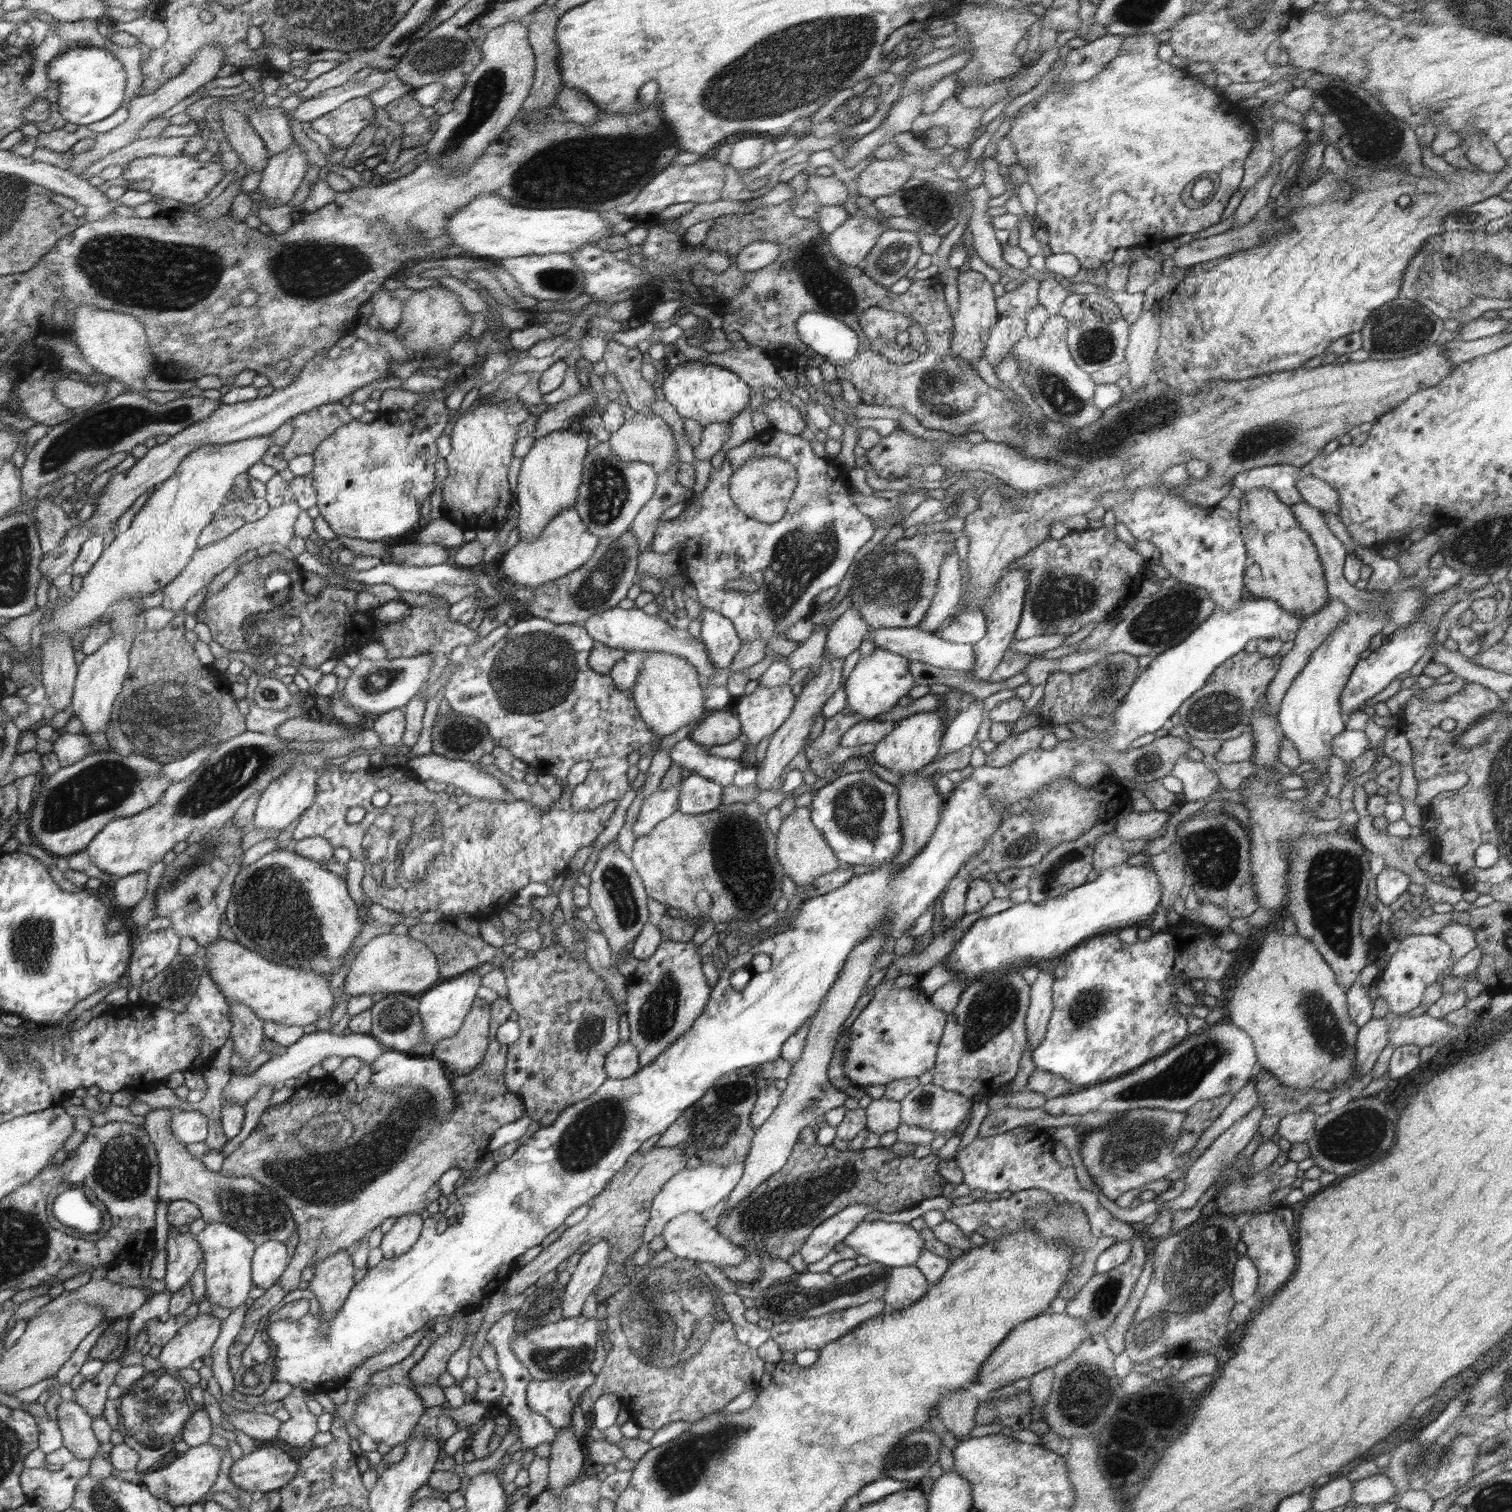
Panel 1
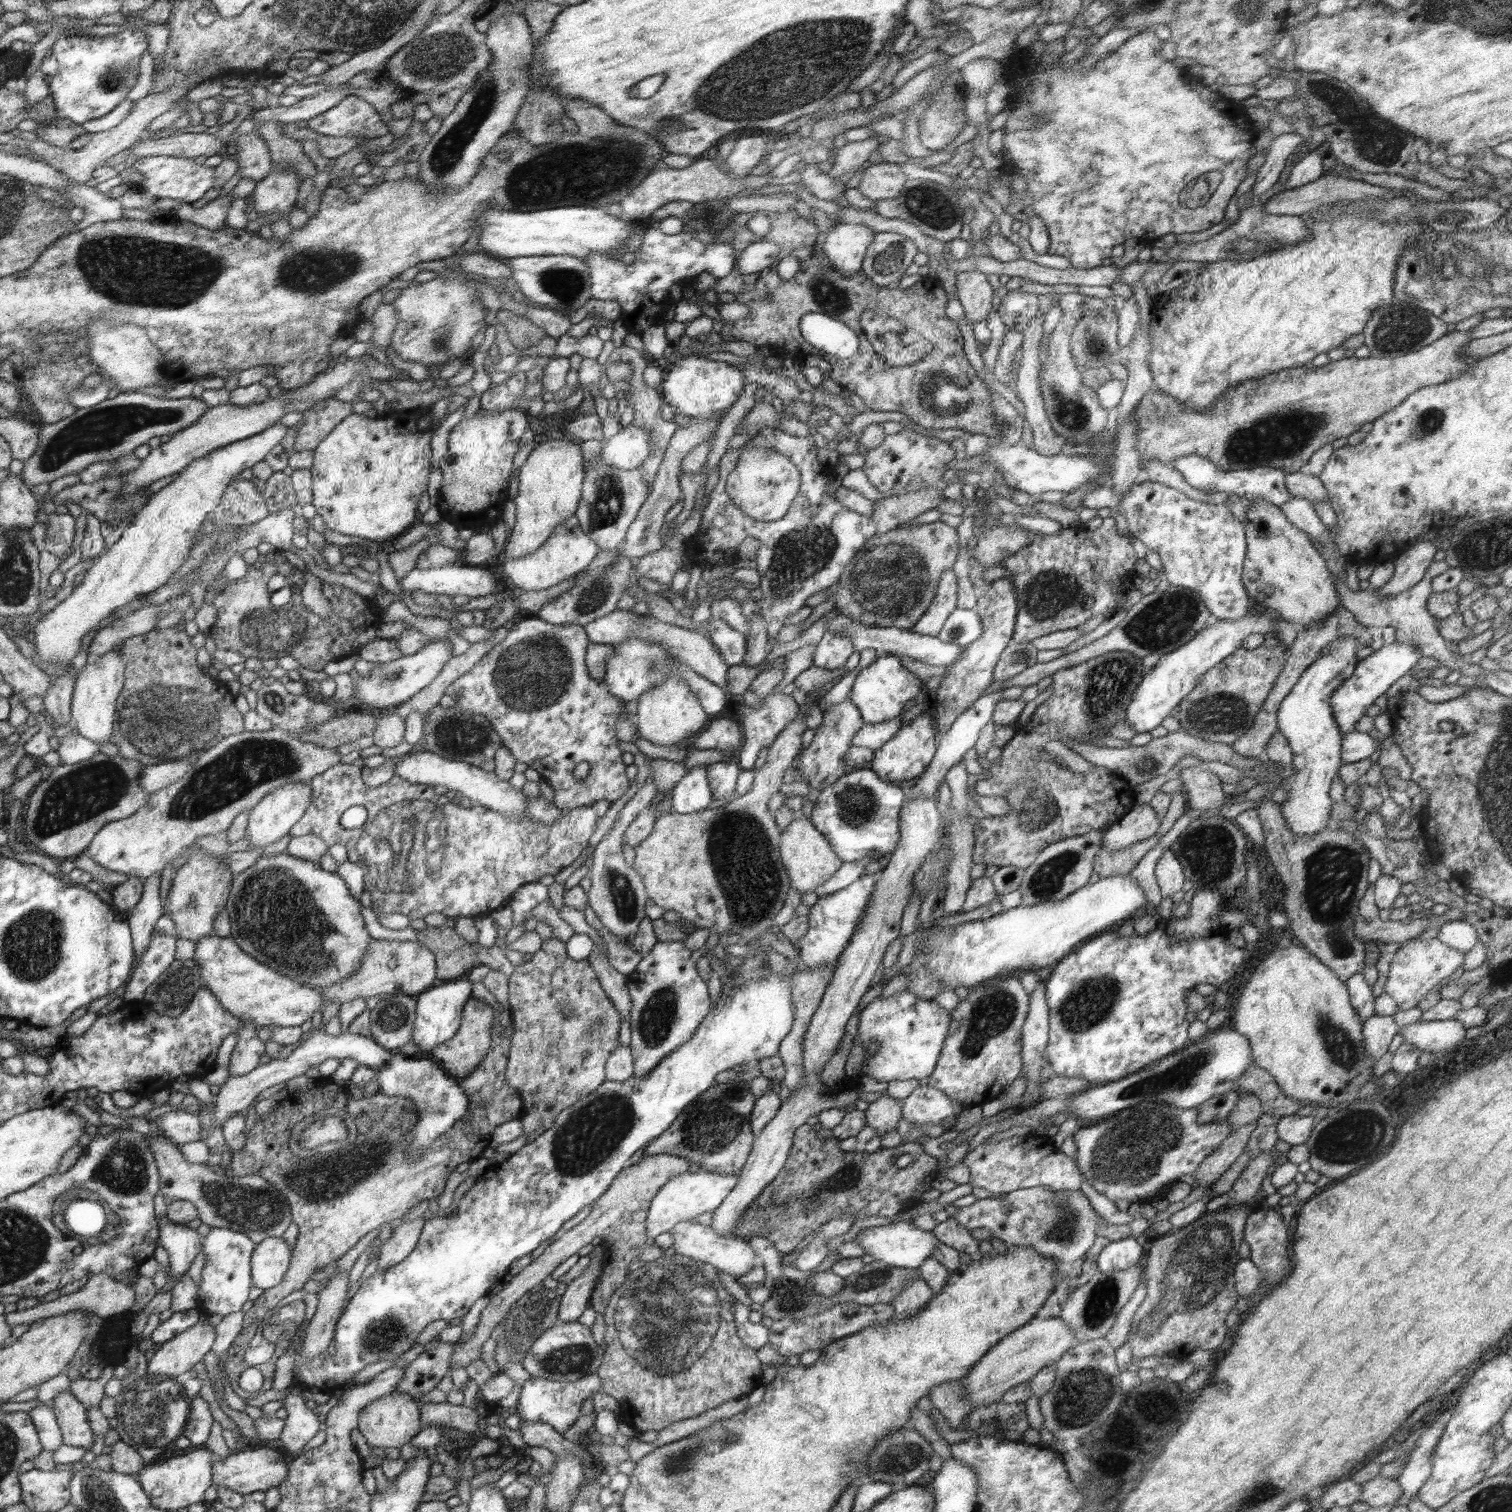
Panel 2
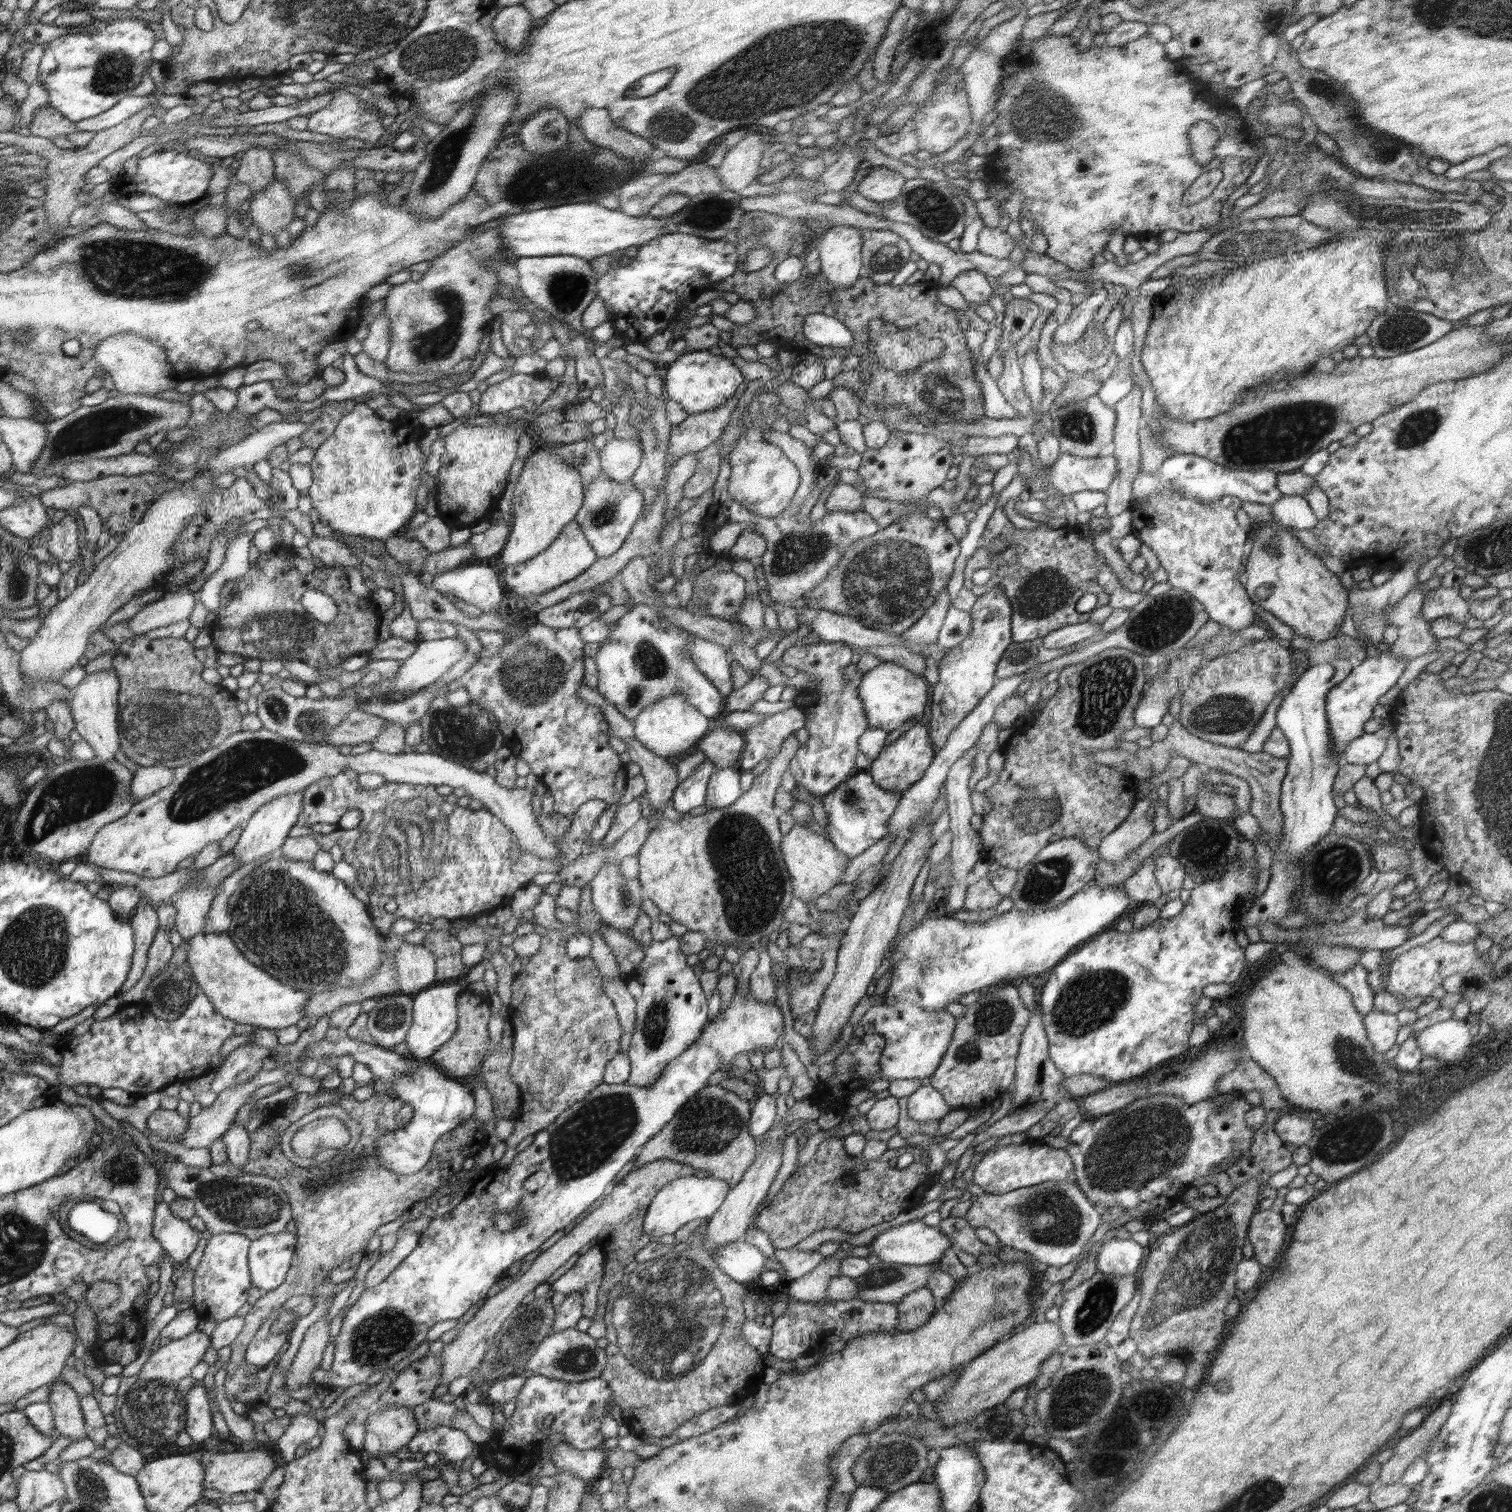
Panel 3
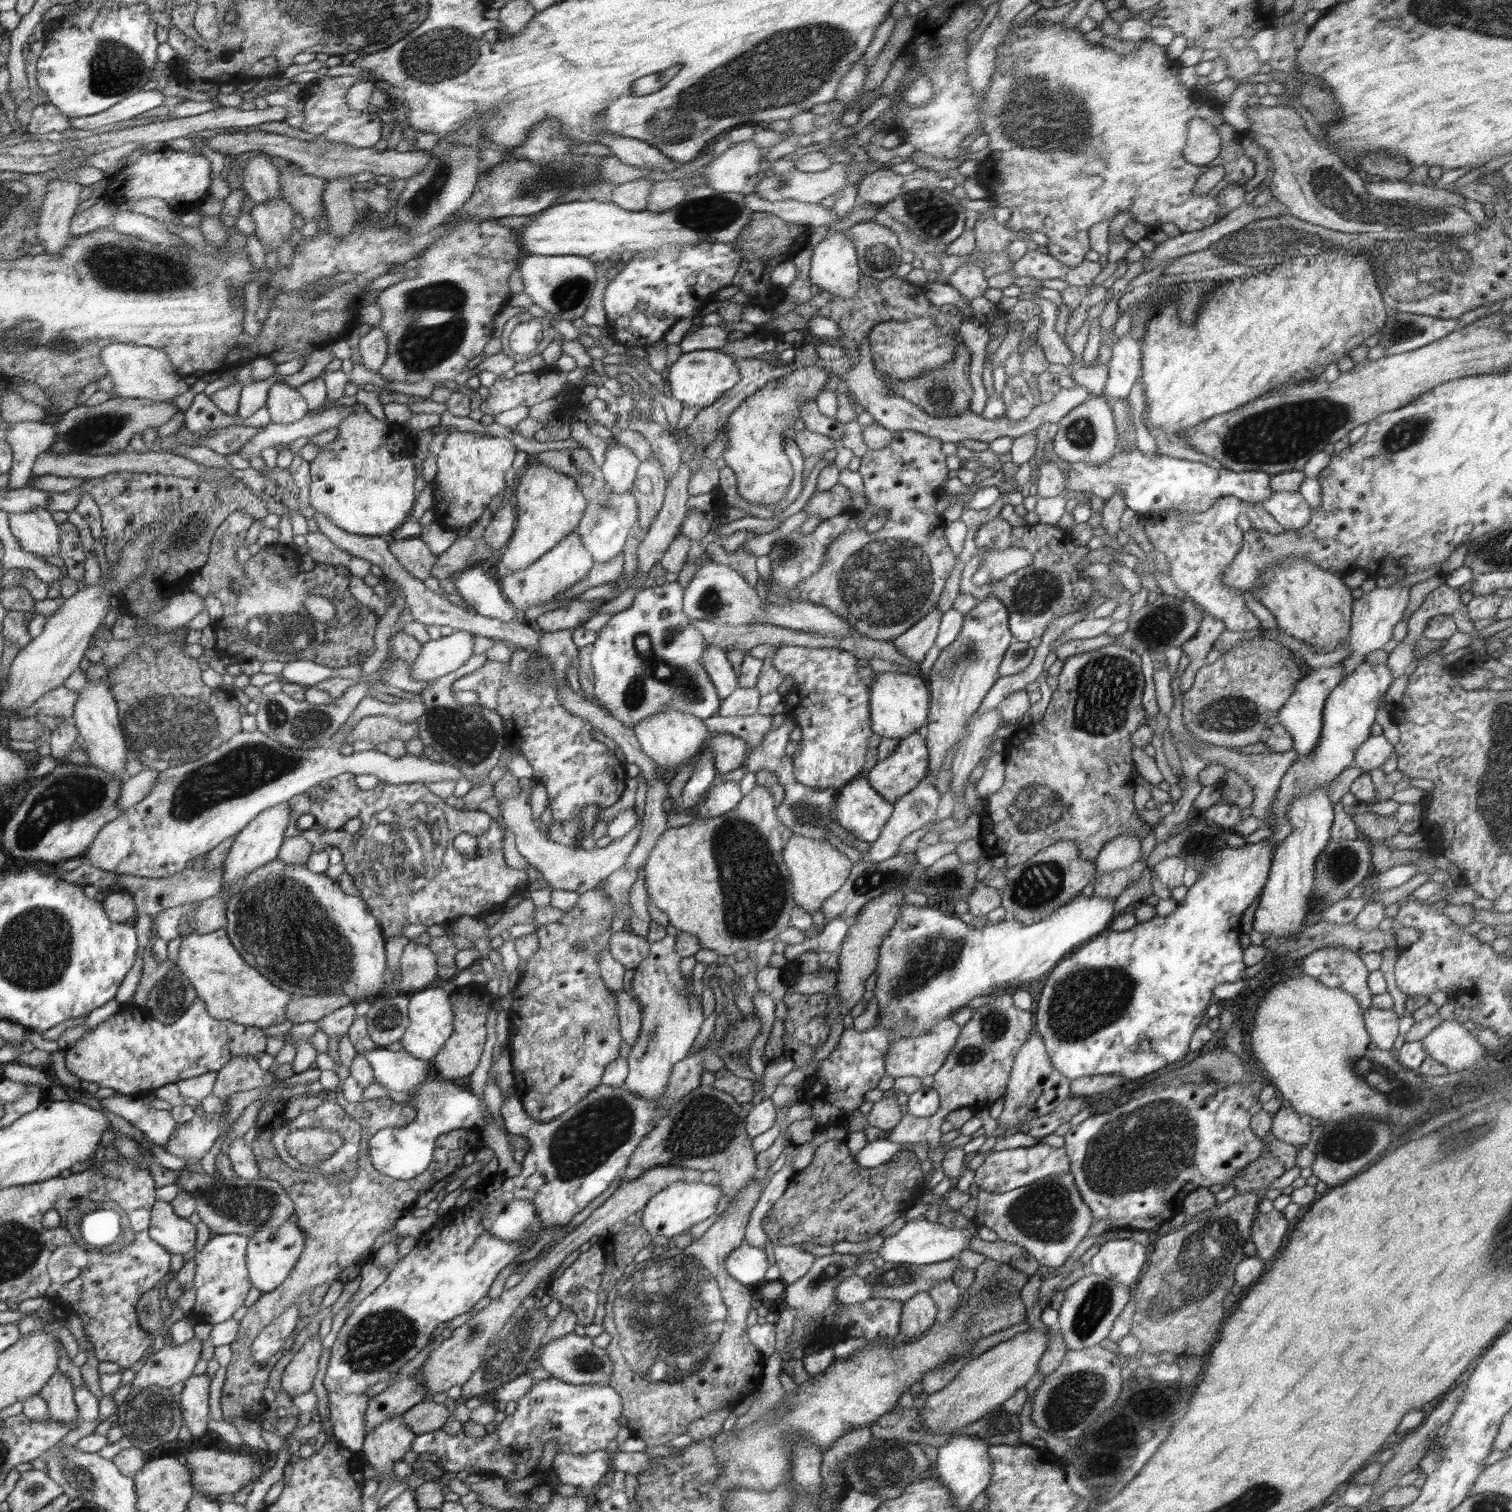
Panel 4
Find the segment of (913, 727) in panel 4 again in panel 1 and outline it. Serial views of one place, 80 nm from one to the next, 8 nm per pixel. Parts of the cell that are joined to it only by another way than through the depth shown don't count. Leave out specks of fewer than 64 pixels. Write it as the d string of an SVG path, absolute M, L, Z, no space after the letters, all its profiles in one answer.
M874 649L868 656L861 656L858 664L844 682L848 705L861 718L872 721L908 700L908 693L915 688L909 671L909 660L886 649Z

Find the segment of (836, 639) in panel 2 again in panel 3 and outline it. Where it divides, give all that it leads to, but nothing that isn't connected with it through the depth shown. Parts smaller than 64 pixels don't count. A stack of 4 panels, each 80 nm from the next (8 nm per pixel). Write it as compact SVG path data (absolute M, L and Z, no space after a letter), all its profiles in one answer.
M820 641L817 644L803 645L797 644L788 648L782 656L782 662L786 666L792 666L798 673L805 672L810 675L810 680L814 683L812 688L798 693L800 704L796 704L805 714L805 728L808 730L809 738L805 745L798 748L797 755L790 762L790 772L796 780L796 784L807 788L810 793L816 796L827 795L835 788L841 786L846 779L850 779L856 768L856 756L858 756L858 739L869 727L866 708L861 696L858 696L857 688L846 684L844 678L844 668L852 664L852 652L847 643L830 643Z

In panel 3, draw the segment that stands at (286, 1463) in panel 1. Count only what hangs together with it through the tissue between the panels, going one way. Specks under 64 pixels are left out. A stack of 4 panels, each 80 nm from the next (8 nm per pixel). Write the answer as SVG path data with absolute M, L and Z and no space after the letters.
M266 1447L253 1449L249 1452L211 1452L206 1451L201 1454L202 1468L205 1469L204 1488L212 1488L230 1496L244 1492L249 1496L256 1492L257 1488L273 1474L276 1468L274 1460Z

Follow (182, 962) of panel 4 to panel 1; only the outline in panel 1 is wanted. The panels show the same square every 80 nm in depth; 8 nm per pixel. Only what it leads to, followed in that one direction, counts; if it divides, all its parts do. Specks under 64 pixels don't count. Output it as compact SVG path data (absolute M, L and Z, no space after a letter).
M219 938L212 944L204 948L203 958L206 958L206 974L219 986L222 994L229 1002L241 1002L250 1010L254 1011L257 1017L264 1020L273 1020L286 1026L308 1026L331 1014L332 1004L336 1006L336 1000L332 992L328 990L327 976L325 974L316 974L311 970L304 970L299 966L288 966L287 964L276 964L273 960L268 960L260 956L257 952L252 952L245 945L238 941L231 941Z

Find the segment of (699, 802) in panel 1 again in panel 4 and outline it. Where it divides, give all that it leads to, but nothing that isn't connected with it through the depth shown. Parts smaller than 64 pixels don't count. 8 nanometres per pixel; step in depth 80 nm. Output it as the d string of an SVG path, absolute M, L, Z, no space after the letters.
M710 750L702 751L696 758L698 758L698 762L696 762L694 772L682 790L679 810L694 807L702 799L700 797L712 784L716 774L719 773L714 761L714 754Z

